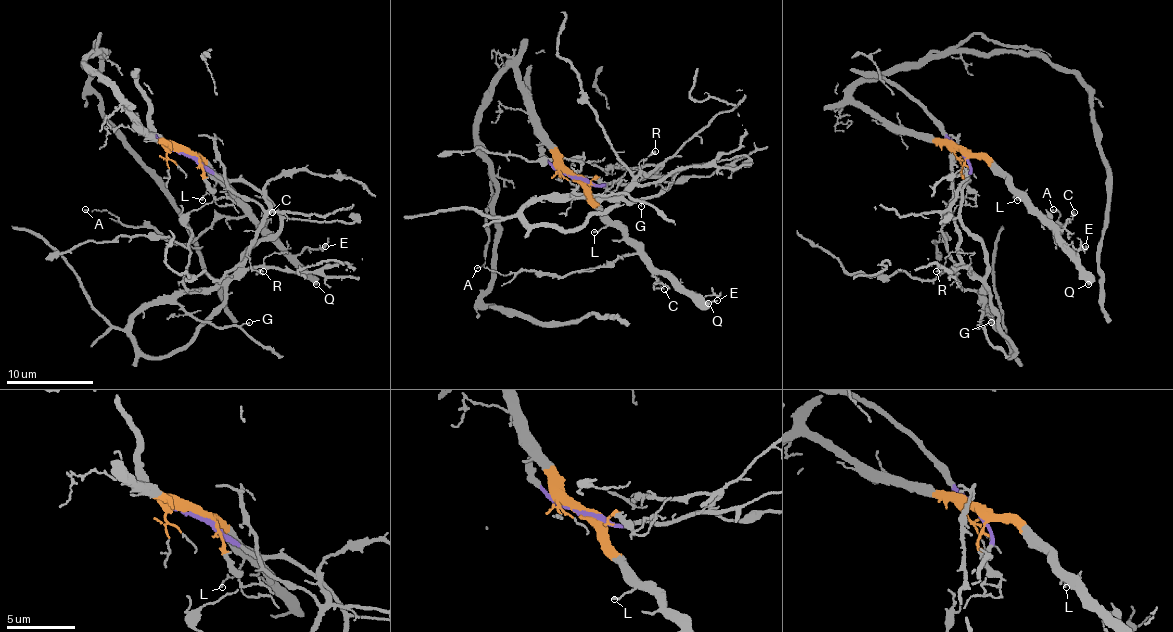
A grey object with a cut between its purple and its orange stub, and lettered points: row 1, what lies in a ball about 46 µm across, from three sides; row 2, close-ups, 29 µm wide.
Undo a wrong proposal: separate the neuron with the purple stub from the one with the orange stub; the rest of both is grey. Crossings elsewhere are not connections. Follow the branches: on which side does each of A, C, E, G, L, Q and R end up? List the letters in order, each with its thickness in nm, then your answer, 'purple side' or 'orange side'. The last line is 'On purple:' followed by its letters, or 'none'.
A: 80 nm thick; orange side
C: 110 nm thick; orange side
E: 110 nm thick; orange side
G: 100 nm thick; purple side
L: 130 nm thick; orange side
Q: 480 nm thick; orange side
R: 130 nm thick; purple side
On purple: G, R

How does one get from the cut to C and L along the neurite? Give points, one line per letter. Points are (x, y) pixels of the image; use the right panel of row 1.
C: (961, 152), (981, 155), (1061, 228), (1074, 211)
L: (961, 152), (981, 155), (1007, 181), (1018, 200)

